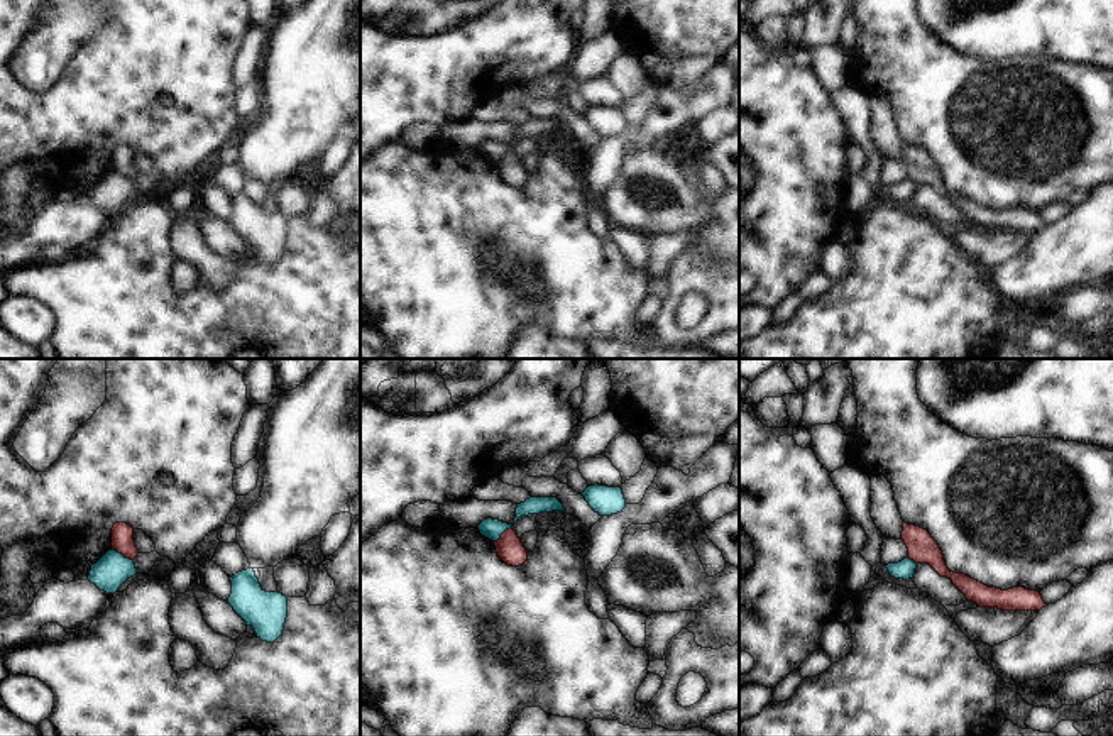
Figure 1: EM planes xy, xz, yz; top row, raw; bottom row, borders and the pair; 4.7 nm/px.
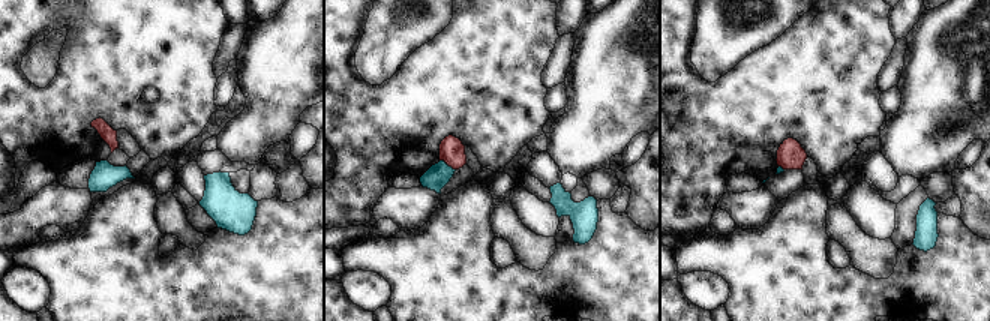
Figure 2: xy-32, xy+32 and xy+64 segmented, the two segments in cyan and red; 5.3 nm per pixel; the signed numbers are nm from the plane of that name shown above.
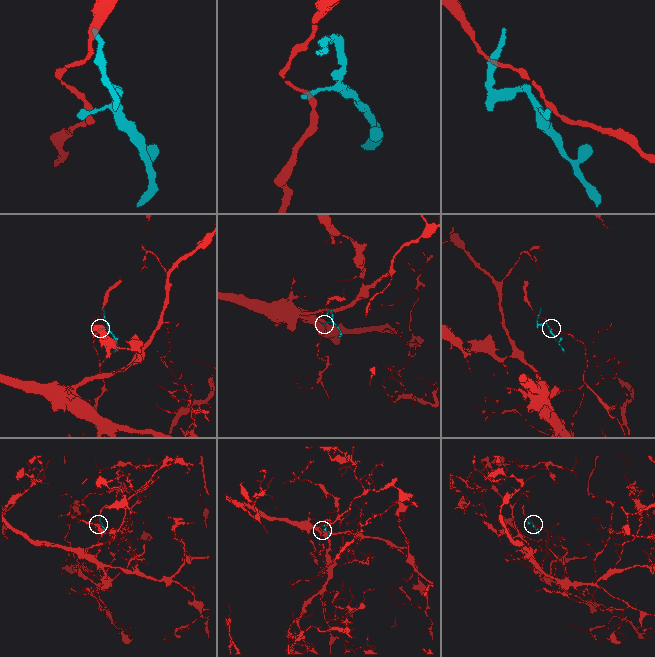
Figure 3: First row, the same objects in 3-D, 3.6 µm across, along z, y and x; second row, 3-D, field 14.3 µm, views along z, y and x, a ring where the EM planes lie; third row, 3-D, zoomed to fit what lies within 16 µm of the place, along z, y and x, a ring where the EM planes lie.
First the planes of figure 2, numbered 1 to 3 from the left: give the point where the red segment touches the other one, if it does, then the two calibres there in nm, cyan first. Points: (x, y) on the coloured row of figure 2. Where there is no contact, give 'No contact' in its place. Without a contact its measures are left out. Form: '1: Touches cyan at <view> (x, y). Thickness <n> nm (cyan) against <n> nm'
1: No contact
2: Touches cyan at xy+32 (446, 164). Thickness 120 nm (cyan) against 140 nm
3: Touches cyan at xy+64 (782, 168). Thickness 30 nm (cyan) against 150 nm.

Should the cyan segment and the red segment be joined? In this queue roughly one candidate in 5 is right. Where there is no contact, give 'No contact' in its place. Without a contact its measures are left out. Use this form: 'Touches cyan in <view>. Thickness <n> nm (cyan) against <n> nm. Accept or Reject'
Touches cyan in xy. Thickness 160 nm (cyan) against 110 nm. Reject.

